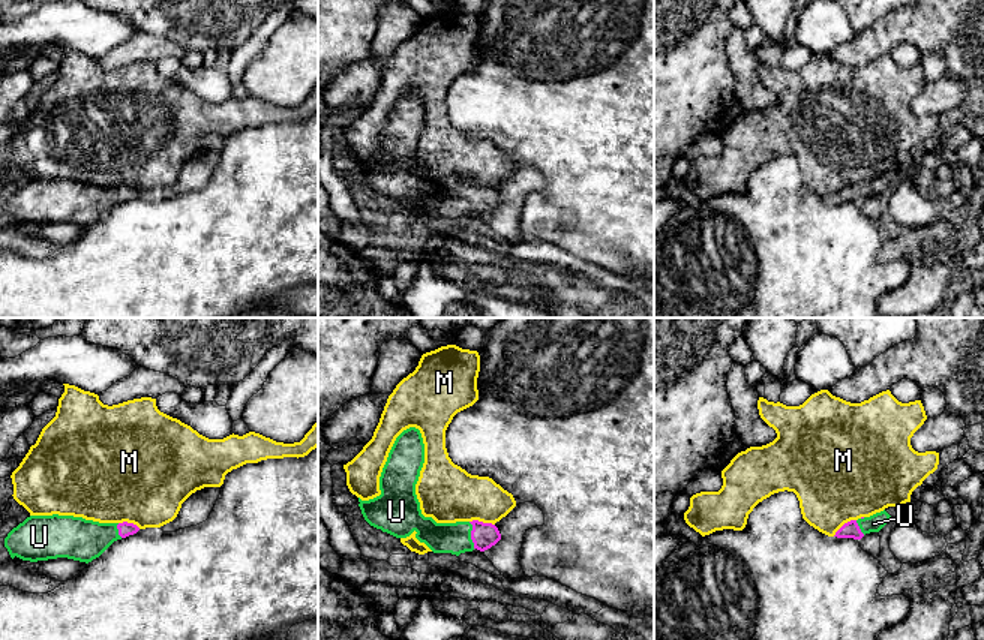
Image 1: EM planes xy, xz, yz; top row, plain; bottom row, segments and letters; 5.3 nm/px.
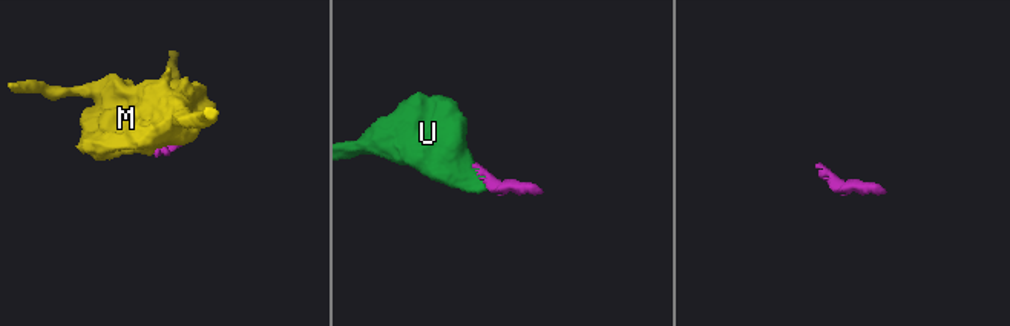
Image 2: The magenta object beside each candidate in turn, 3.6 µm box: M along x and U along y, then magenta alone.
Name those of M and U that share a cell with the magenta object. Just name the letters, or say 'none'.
U

